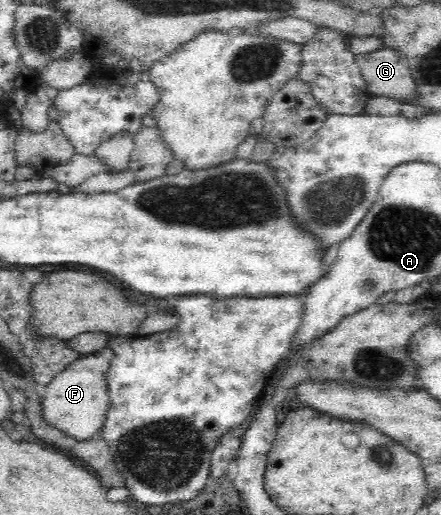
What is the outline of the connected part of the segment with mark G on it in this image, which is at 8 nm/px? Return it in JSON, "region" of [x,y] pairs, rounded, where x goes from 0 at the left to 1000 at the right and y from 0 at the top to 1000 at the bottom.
{"region":[[[868,91],[837,105],[810,105],[807,122],[841,184],[941,202],[952,181],[909,99]]]}

